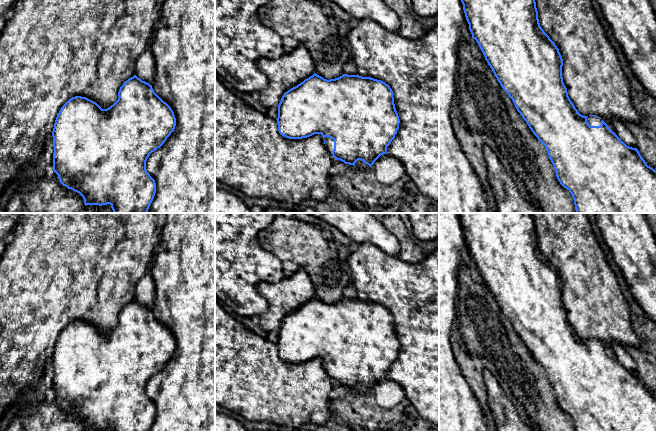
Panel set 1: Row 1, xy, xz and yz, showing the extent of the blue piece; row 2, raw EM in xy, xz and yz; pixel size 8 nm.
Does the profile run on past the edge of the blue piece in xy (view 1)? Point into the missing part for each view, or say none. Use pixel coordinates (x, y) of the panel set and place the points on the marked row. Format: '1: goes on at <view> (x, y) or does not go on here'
1: does not go on here

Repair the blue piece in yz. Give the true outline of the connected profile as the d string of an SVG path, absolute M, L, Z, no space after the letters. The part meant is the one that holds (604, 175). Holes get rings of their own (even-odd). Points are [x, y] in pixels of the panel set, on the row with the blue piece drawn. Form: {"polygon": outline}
{"polygon": "M461 0L461 2L472 38L478 43L485 60L503 90L512 99L517 111L526 121L533 134L545 146L558 181L572 194L576 213L656 213L656 170L646 164L637 148L629 147L621 141L600 117L595 115L583 116L575 108L563 83L562 56L555 43L540 26L535 0Z"}

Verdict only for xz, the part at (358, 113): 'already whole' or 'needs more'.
needs more

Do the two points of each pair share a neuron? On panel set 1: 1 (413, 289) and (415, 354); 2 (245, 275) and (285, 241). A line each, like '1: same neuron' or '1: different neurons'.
1: same neuron
2: different neurons

